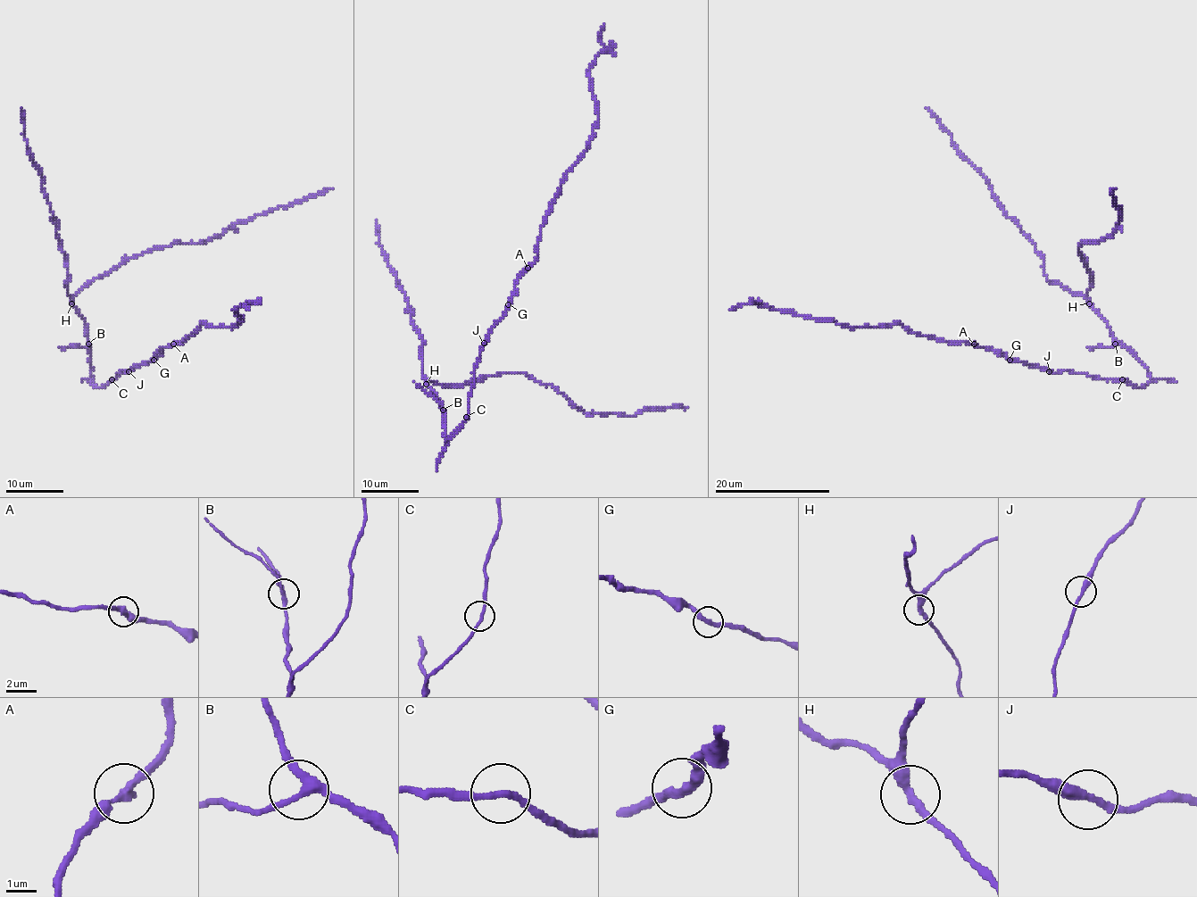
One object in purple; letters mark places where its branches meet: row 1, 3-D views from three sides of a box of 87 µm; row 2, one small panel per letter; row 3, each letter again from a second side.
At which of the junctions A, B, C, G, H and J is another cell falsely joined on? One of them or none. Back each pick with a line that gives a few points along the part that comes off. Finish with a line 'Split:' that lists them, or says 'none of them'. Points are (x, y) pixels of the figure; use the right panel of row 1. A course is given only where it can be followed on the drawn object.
Split: none of them

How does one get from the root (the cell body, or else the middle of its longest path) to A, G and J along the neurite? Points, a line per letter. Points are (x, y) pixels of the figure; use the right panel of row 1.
A: (1122, 379), (1102, 379), (1069, 371), (1053, 372), (1013, 361), (1002, 353), (978, 348), (974, 344)
G: (1122, 379), (1102, 379), (1069, 371), (1053, 372), (1009, 360)
J: (1122, 379), (1093, 378), (1082, 372), (1049, 371)

